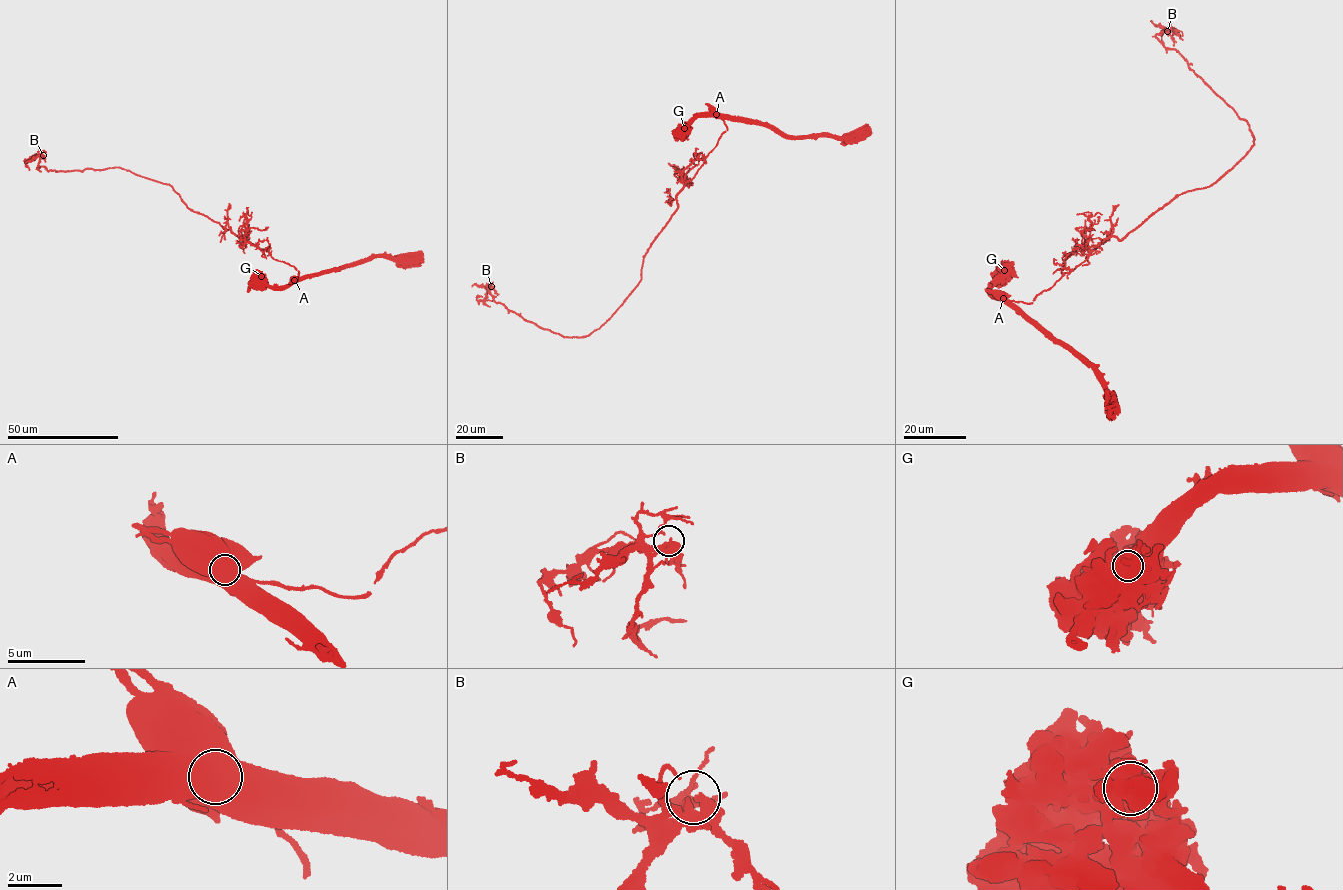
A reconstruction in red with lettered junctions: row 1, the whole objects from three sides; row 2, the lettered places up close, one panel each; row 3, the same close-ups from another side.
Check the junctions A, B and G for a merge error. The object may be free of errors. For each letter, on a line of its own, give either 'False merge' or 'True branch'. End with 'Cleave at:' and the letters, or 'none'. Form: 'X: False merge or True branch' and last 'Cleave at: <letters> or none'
A: False merge
B: True branch
G: True branch
Cleave at: A

